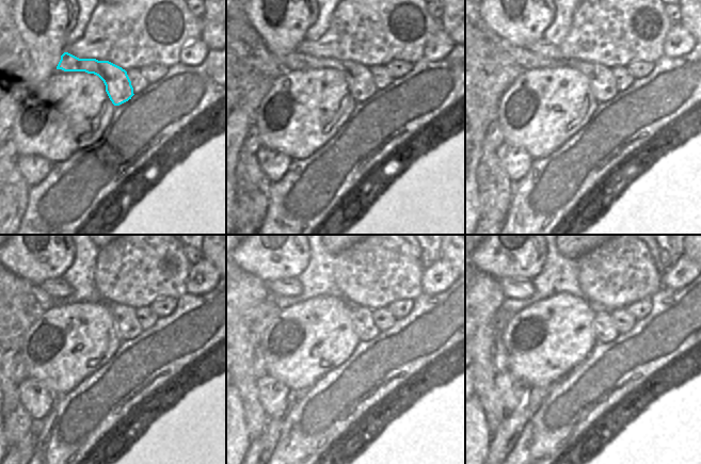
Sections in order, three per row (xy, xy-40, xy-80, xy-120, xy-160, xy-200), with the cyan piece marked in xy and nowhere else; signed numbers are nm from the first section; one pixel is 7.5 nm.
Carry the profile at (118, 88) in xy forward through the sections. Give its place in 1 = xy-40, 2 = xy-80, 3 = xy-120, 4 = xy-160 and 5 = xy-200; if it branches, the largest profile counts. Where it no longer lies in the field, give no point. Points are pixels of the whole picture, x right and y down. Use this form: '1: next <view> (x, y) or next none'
1: next xy-40 (359, 78)
2: next xy-80 (602, 83)
3: next xy-120 (126, 325)
4: next xy-160 (366, 330)
5: next xy-200 (605, 330)

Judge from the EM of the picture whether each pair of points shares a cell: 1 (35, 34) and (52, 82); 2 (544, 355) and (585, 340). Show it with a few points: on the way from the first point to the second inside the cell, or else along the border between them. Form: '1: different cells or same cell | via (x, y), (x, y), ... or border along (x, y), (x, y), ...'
1: different cells | border along (56, 68), (47, 72), (32, 90)
2: same cell | via (554, 346), (559, 340), (575, 340)

